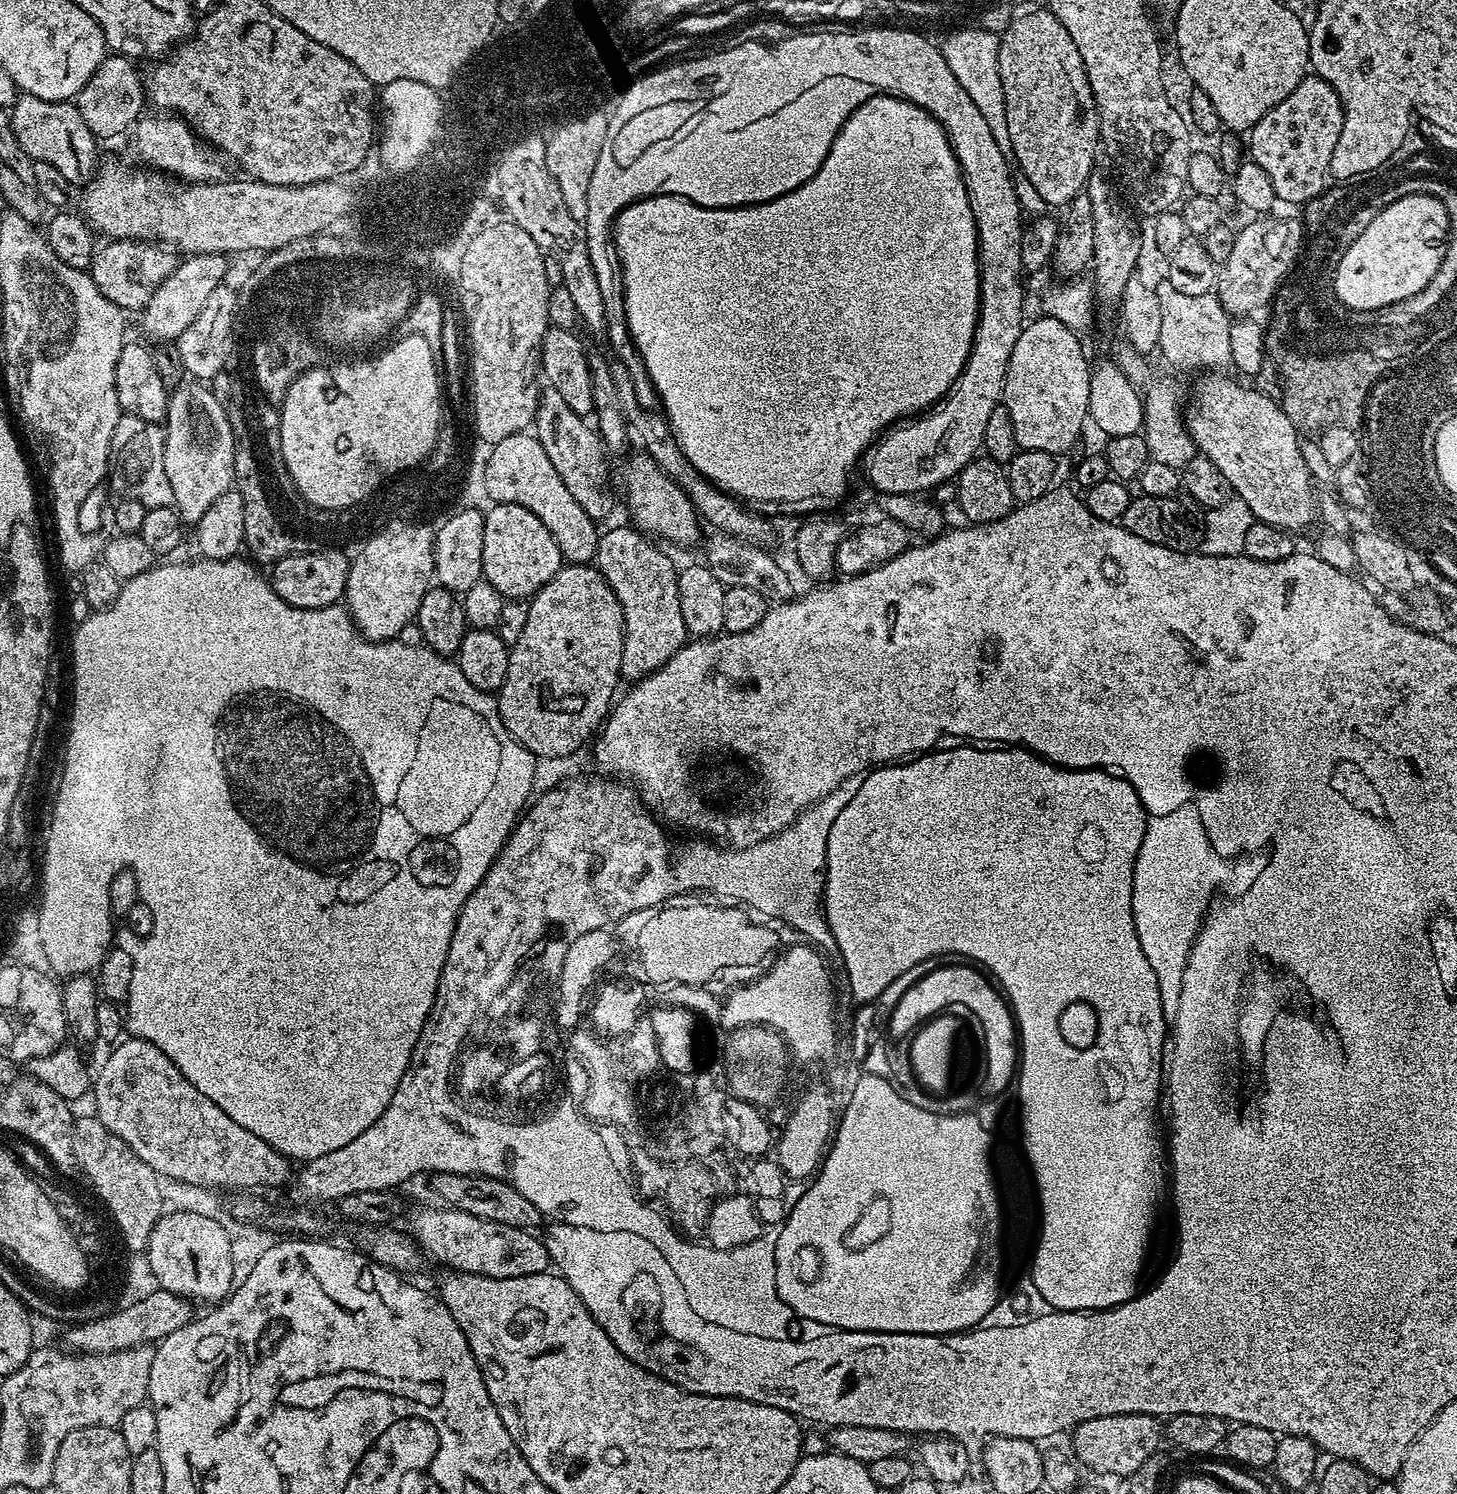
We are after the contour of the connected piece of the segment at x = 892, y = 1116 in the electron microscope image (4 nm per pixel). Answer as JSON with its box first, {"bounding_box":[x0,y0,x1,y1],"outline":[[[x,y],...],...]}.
{"bounding_box":[776,1075,996,1336],"outline":[[[877,1075],[869,1079],[860,1079],[860,1088],[856,1088],[856,1096],[852,1096],[852,1108],[848,1111],[848,1120],[840,1121],[840,1141],[834,1145],[832,1160],[819,1165],[815,1176],[819,1178],[820,1184],[816,1188],[810,1188],[803,1192],[805,1201],[803,1204],[796,1204],[791,1211],[788,1228],[784,1228],[784,1236],[780,1236],[780,1252],[776,1252],[776,1260],[780,1260],[780,1292],[784,1292],[784,1300],[792,1304],[792,1308],[800,1308],[804,1316],[816,1316],[816,1320],[828,1320],[828,1324],[848,1324],[848,1328],[856,1328],[860,1332],[909,1332],[910,1334],[926,1334],[927,1336],[941,1336],[947,1328],[964,1328],[964,1324],[972,1324],[972,1320],[980,1320],[984,1312],[988,1312],[988,1304],[992,1304],[992,1292],[996,1288],[988,1288],[988,1284],[976,1284],[980,1276],[988,1280],[996,1268],[992,1268],[996,1256],[994,1242],[996,1240],[996,1203],[992,1200],[992,1188],[988,1188],[988,1171],[984,1169],[984,1132],[980,1132],[980,1124],[943,1124],[937,1116],[929,1115],[929,1112],[921,1110],[918,1106],[909,1106],[896,1100],[897,1091],[888,1087],[886,1083],[879,1080]]]}

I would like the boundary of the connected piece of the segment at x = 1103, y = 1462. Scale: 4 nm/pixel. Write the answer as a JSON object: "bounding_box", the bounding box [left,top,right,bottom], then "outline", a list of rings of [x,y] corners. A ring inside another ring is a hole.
{"bounding_box":[1071,1414,1162,1478],"outline":[[[1114,1414],[1102,1418],[1090,1418],[1071,1429],[1072,1448],[1075,1459],[1085,1468],[1096,1472],[1105,1472],[1111,1478],[1134,1474],[1146,1458],[1161,1451],[1162,1424],[1157,1417],[1146,1414]],[[1076,1451],[1076,1452],[1075,1452]],[[1084,1464],[1085,1466],[1084,1466]]]}

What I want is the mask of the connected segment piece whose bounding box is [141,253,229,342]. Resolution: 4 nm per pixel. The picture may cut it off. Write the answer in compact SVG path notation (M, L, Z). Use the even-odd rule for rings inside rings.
M195 253L185 257L178 265L174 273L166 278L150 298L145 312L141 315L143 330L155 342L174 342L178 340L187 326L194 322L194 318L206 304L210 294L225 281L228 272L229 257L225 253L218 255L202 255Z

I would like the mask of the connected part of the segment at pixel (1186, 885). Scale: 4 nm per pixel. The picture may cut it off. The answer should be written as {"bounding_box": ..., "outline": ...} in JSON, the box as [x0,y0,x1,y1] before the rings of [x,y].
{"bounding_box":[1135,810,1262,1022],"outline":[[[1180,810],[1158,820],[1158,834],[1148,834],[1145,840],[1144,852],[1156,856],[1158,860],[1152,864],[1154,868],[1142,876],[1136,876],[1135,893],[1138,903],[1135,907],[1136,925],[1140,931],[1140,938],[1145,942],[1145,951],[1149,951],[1153,967],[1158,973],[1158,982],[1164,991],[1164,1019],[1171,1022],[1178,1012],[1178,998],[1182,990],[1182,974],[1184,967],[1190,963],[1192,946],[1196,942],[1196,935],[1209,915],[1208,903],[1212,900],[1212,892],[1219,888],[1247,889],[1252,886],[1256,876],[1261,873],[1262,856],[1260,854],[1245,854],[1239,860],[1222,860],[1216,862],[1212,856],[1212,844],[1208,844],[1208,828],[1200,828],[1198,818],[1190,810]]]}

